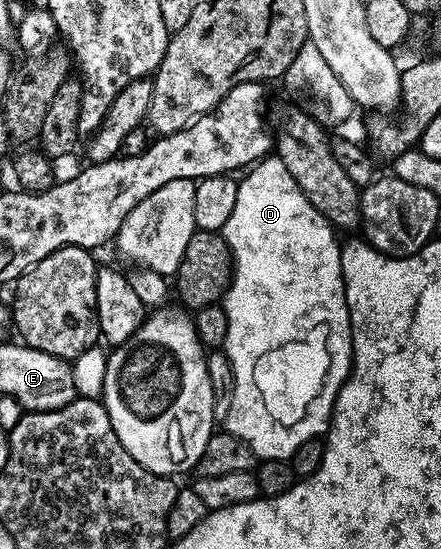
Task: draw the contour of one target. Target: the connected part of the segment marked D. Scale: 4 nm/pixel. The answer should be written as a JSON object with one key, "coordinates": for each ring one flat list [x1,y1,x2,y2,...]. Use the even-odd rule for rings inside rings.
{"coordinates":[[262,157,245,175,237,186,239,199,235,199,235,211,231,211,231,219,227,219,223,230,235,266,233,280,223,298,229,324,223,352,233,364,235,395,223,425,227,432,247,443,254,458,289,461,299,446,320,438,328,430,337,393,351,372,353,330,349,328,341,245,334,226,297,188,291,171,283,167,278,157],[291,335,289,345,277,351,279,355,283,353,283,359,275,363,273,347,279,347,283,337]]}

